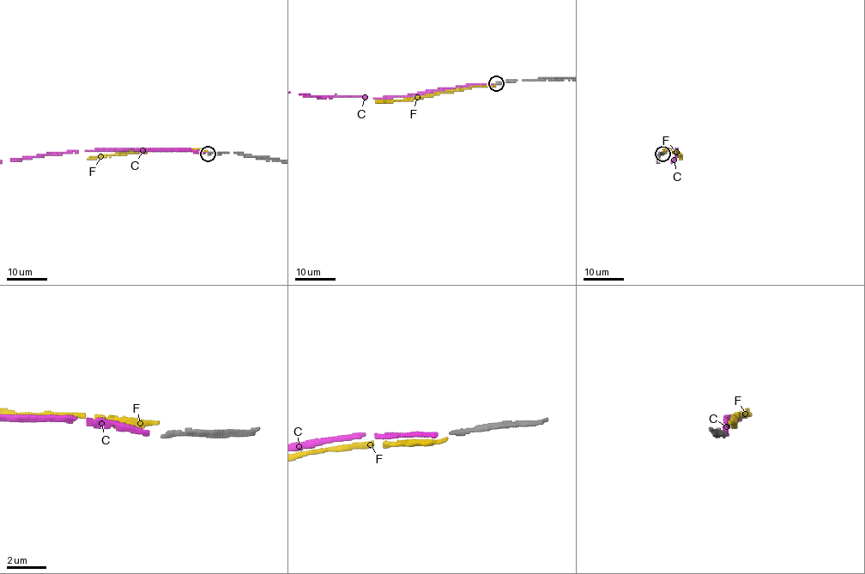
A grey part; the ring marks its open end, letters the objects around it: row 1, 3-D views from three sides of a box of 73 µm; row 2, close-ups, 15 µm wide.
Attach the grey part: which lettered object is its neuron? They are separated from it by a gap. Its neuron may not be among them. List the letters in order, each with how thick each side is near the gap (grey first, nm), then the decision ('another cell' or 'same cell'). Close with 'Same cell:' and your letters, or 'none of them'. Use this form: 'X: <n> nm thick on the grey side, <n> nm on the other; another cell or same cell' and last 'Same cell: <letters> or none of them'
C: 240 nm thick on the grey side, 240 nm on the other; same cell
F: 240 nm thick on the grey side, 220 nm on the other; another cell
Same cell: C

